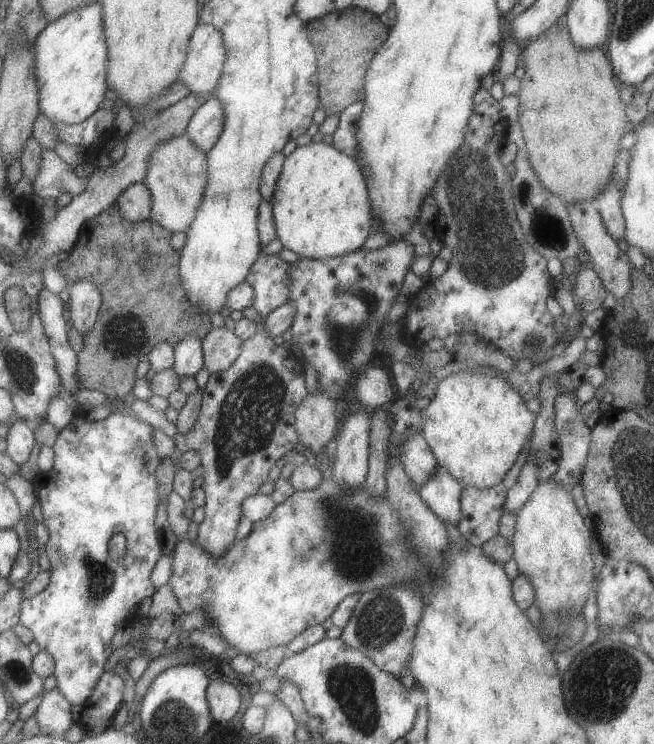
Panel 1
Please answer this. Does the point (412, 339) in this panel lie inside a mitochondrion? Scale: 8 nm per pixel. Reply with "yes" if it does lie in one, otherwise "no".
no

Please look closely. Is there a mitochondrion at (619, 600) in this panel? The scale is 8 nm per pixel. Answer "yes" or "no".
yes

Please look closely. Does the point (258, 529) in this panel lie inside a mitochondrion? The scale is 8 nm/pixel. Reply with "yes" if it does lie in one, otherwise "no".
no

